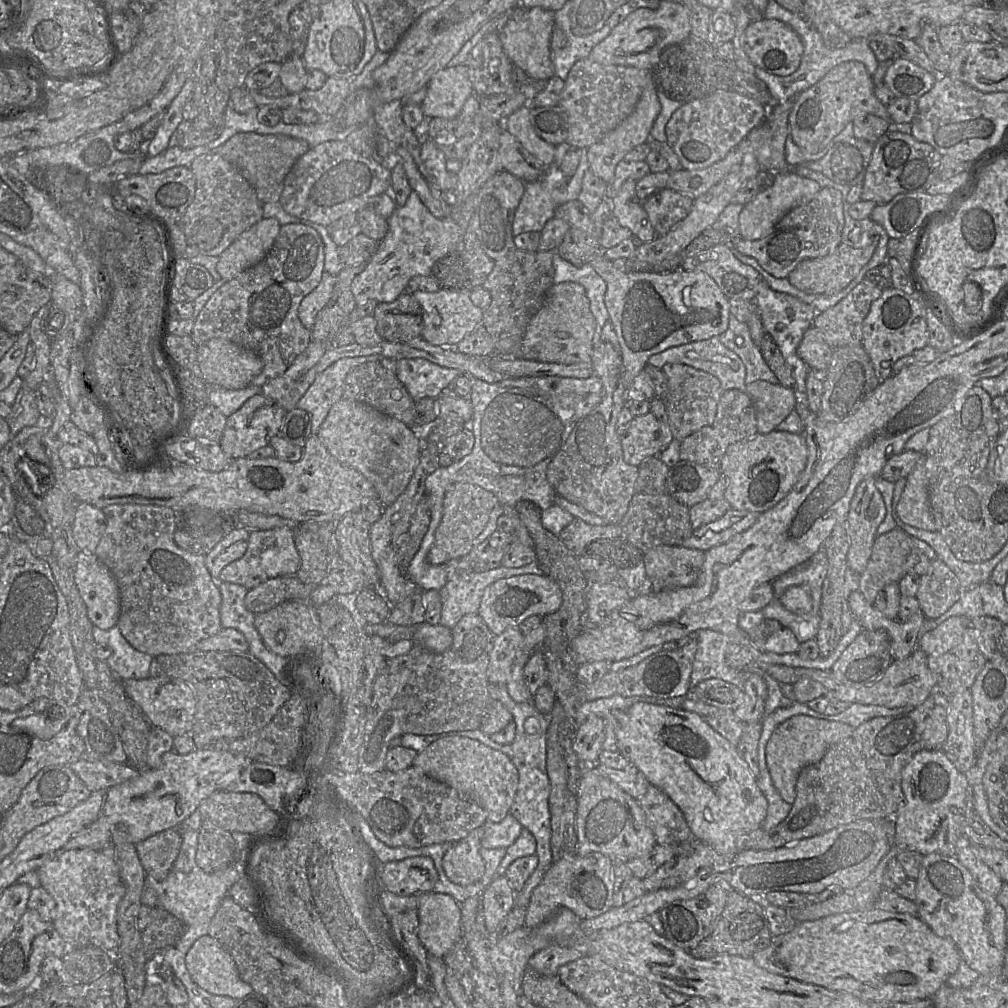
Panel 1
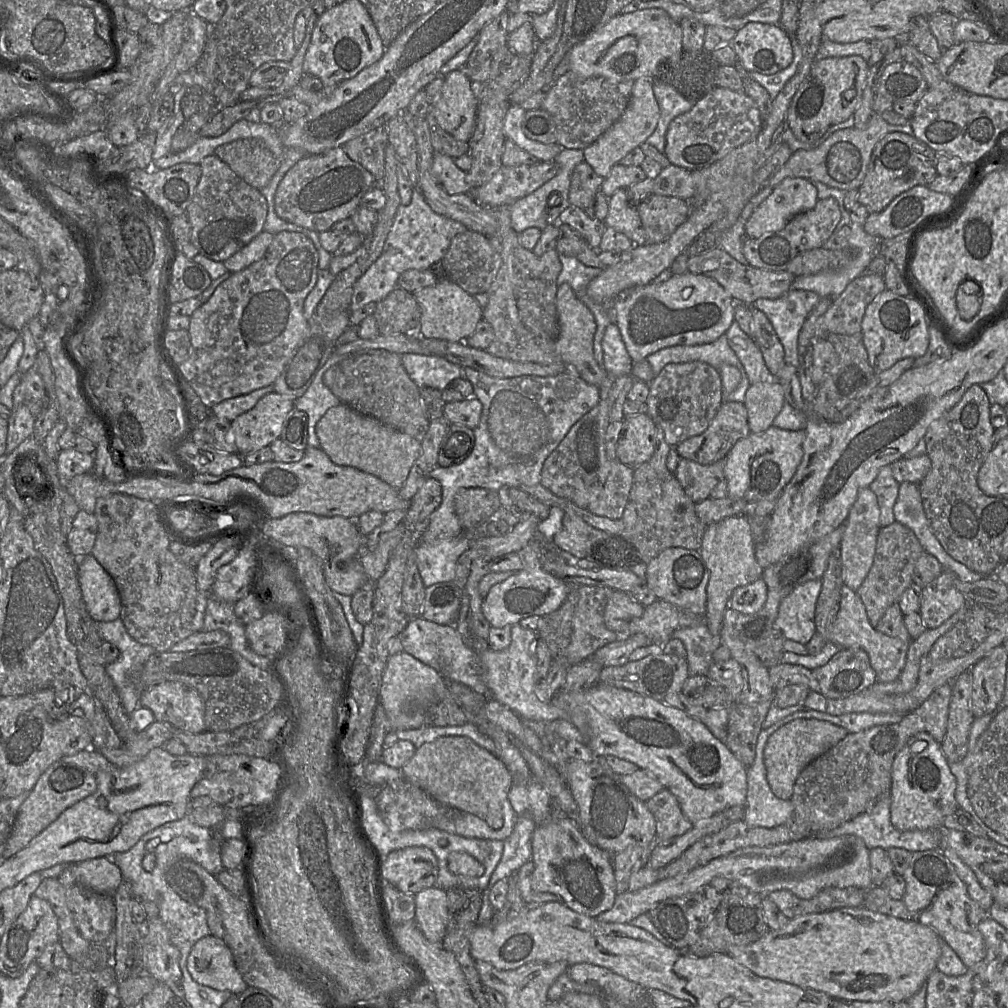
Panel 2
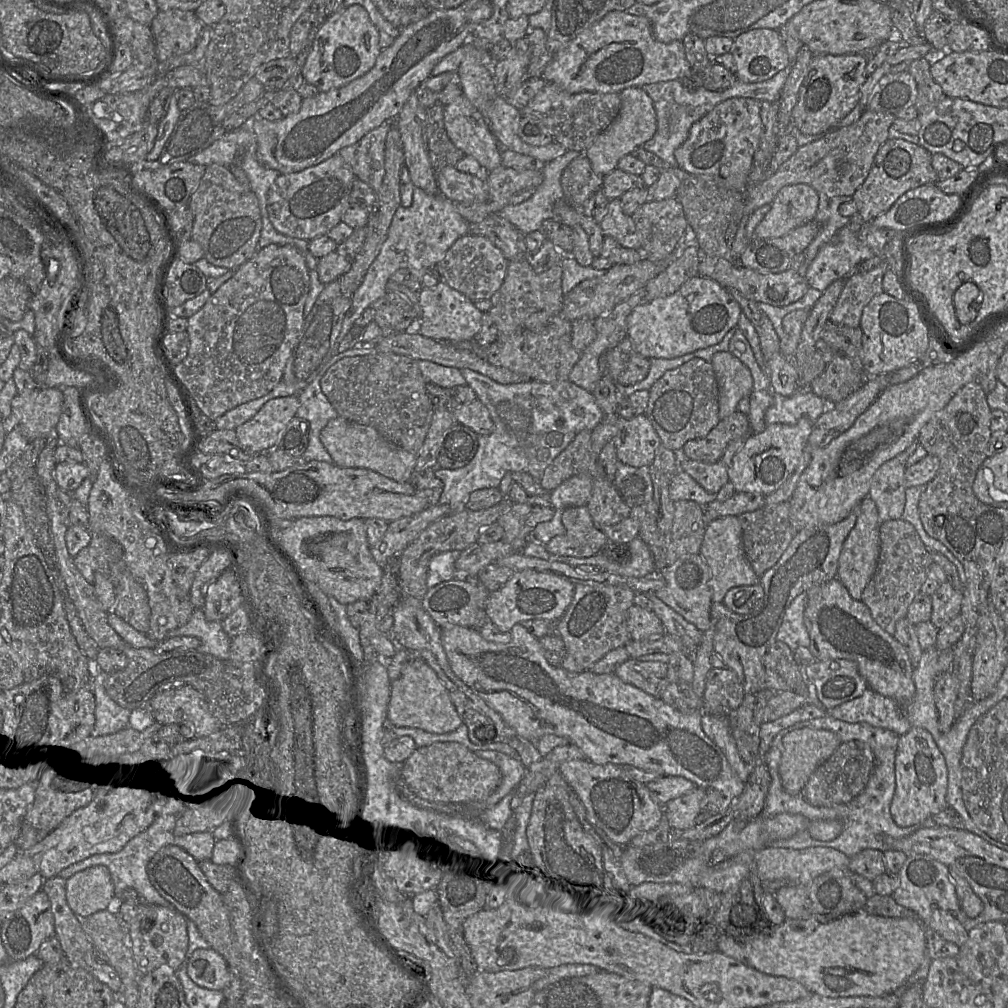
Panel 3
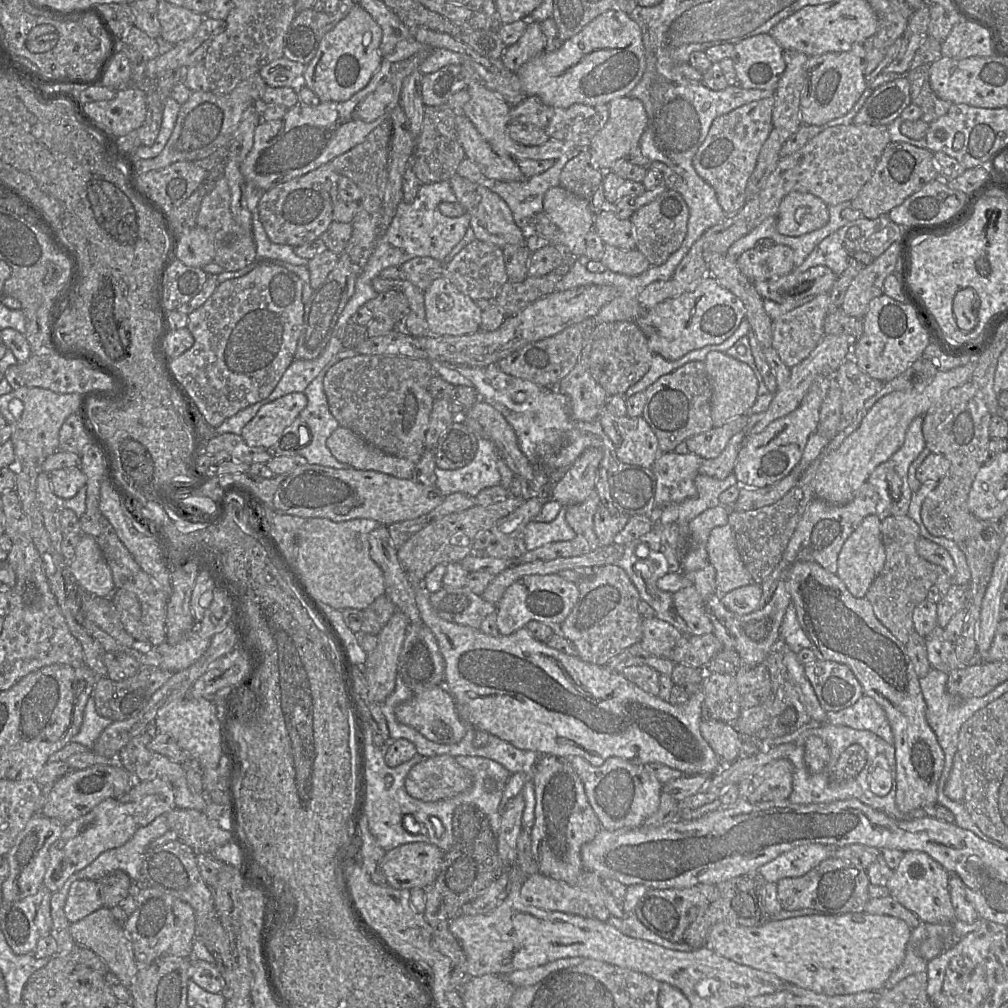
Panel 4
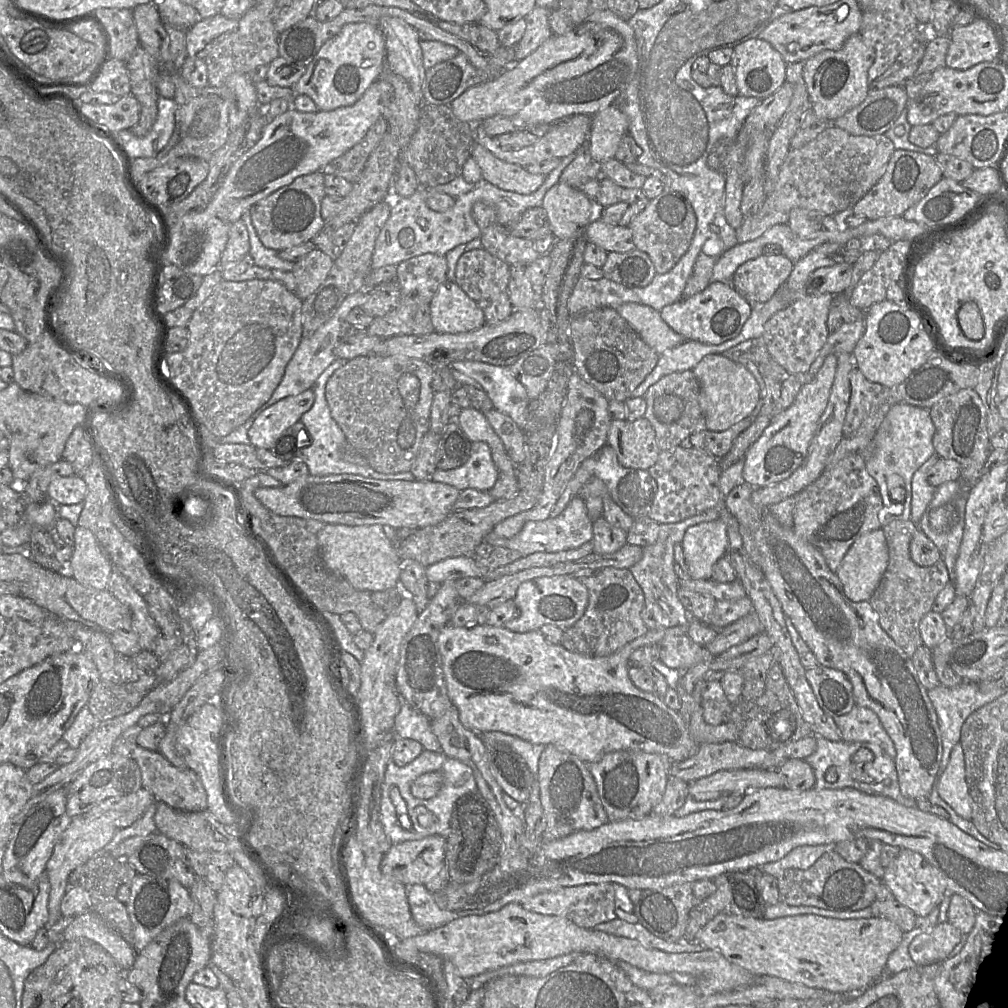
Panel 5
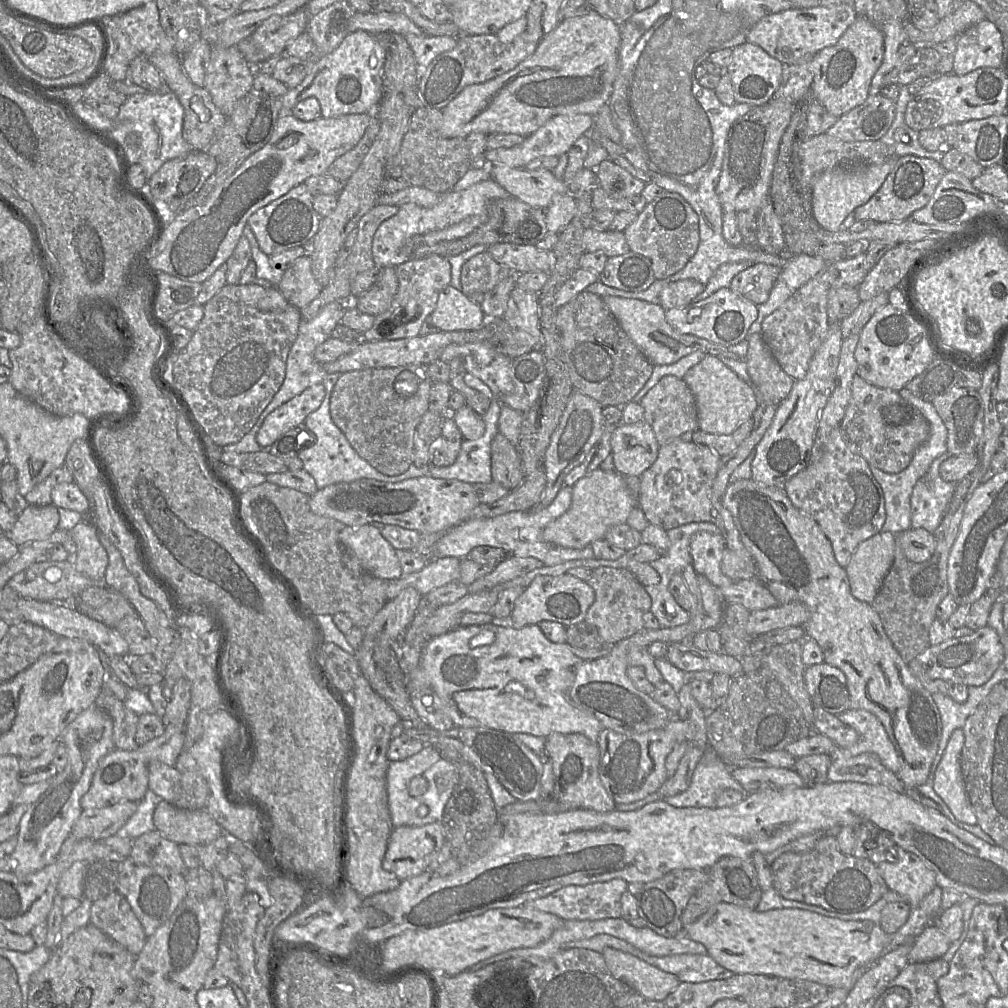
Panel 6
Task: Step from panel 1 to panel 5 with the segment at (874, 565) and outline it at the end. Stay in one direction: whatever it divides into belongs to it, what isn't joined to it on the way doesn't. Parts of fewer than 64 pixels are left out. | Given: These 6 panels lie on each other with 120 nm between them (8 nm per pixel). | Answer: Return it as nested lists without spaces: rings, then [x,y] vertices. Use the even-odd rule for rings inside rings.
[[[893,520],[881,528],[887,541],[889,561],[869,602],[878,615],[881,627],[912,658],[917,648],[923,645],[920,621],[932,610],[936,597],[951,581],[950,575],[943,559],[927,567],[919,566],[911,559],[909,547],[913,535],[919,530],[917,524],[911,520]]]

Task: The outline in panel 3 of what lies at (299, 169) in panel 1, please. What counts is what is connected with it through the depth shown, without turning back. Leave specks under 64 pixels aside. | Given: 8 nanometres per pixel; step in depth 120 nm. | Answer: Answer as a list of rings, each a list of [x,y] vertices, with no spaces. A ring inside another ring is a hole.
[[[339,154],[302,171],[280,174],[267,195],[267,211],[272,225],[283,235],[307,241],[327,235],[341,222],[350,204],[349,196],[355,179],[350,166]]]

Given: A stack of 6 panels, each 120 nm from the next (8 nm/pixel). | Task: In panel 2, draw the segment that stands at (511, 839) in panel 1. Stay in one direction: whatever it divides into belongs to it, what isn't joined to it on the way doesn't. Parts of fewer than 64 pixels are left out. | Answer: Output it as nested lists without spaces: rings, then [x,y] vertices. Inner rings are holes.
[[[507,799],[502,804],[502,814],[503,825],[499,829],[491,828],[484,820],[474,814],[461,811],[438,815],[431,822],[431,828],[465,838],[503,841],[512,833],[518,816]]]

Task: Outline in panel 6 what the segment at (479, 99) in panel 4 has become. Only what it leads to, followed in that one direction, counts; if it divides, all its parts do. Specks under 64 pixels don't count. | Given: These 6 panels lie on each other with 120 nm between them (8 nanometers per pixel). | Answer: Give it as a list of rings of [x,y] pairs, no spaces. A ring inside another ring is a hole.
[[[577,113],[556,115],[547,120],[535,132],[525,137],[522,143],[511,148],[486,150],[483,157],[493,165],[505,165],[511,168],[525,168],[532,160],[539,157],[560,157],[566,154],[575,141],[593,126],[593,115]]]

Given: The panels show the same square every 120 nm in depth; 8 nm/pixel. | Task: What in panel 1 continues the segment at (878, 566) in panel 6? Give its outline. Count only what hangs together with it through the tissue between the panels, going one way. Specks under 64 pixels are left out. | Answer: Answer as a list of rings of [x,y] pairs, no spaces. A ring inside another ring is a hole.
[[[868,477],[857,486],[845,521],[849,538],[847,567],[853,572],[861,575],[865,570],[885,514],[885,502],[876,488],[876,477]]]

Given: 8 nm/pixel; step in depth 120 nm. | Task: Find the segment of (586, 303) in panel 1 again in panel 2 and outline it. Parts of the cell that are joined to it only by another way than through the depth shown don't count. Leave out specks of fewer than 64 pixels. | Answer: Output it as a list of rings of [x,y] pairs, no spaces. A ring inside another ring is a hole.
[[[568,283],[557,289],[556,307],[558,313],[559,333],[555,342],[555,350],[568,368],[571,368],[583,380],[597,387],[608,375],[603,366],[594,358],[593,339],[596,332],[596,320],[591,310],[579,300]]]

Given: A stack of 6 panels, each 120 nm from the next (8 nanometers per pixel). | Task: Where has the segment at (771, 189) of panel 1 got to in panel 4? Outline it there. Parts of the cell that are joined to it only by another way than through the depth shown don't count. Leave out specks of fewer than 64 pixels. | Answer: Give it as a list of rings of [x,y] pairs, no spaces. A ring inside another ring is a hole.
[[[794,191],[782,199],[776,218],[776,229],[780,234],[796,237],[825,226],[829,211],[820,198]]]

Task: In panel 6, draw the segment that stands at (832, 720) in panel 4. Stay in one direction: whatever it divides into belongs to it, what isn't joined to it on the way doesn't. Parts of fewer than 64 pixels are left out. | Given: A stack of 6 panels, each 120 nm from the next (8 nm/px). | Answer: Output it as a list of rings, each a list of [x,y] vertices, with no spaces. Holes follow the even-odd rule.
[[[852,709],[837,717],[859,735],[859,740],[855,745],[843,750],[847,750],[853,756],[863,753],[877,754],[884,767],[895,774],[898,773],[899,758],[896,749],[875,715],[863,709]]]

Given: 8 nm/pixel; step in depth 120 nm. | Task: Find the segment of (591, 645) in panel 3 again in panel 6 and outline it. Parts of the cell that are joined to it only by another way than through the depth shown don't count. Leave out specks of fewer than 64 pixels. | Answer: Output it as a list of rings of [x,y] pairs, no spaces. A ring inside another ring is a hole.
[[[599,567],[592,570],[586,583],[593,589],[595,600],[588,609],[584,622],[597,629],[605,645],[612,646],[645,629],[643,615],[651,609],[651,597],[628,569]]]

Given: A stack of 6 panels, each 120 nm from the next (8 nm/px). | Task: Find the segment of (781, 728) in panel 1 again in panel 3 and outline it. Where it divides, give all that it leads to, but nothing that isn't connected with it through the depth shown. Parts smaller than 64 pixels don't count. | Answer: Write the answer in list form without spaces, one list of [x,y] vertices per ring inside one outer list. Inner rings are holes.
[[[804,727],[788,732],[782,740],[779,764],[783,789],[793,796],[800,794],[813,772],[835,752],[840,744],[838,736],[830,730]]]

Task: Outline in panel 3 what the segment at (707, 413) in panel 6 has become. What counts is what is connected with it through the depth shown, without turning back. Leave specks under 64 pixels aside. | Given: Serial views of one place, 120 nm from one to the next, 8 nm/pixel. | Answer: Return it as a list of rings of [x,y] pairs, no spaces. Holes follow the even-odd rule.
[[[730,351],[716,352],[711,359],[717,383],[720,419],[737,410],[738,402],[753,391],[749,368]]]

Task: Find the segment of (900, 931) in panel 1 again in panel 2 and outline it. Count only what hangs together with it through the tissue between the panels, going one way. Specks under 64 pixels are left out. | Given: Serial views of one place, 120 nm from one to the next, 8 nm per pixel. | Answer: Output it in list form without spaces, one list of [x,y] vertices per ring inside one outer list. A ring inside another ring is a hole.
[[[862,905],[860,907],[839,908],[822,913],[806,914],[792,918],[782,928],[778,930],[769,930],[764,936],[746,946],[730,947],[726,953],[757,976],[821,991],[829,995],[832,999],[867,1002],[900,1002],[907,1001],[927,982],[929,975],[936,969],[937,961],[941,956],[942,942],[944,941],[933,929],[922,925],[914,919],[902,920],[893,916],[870,911]]]

